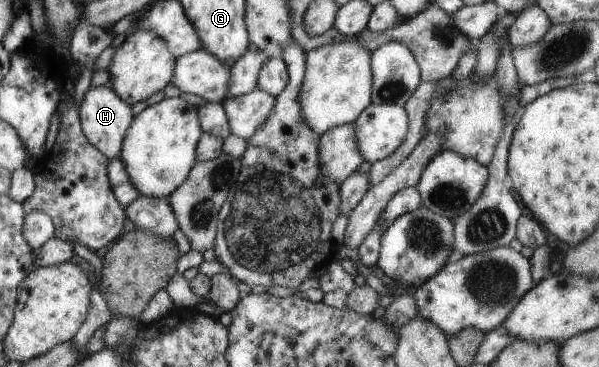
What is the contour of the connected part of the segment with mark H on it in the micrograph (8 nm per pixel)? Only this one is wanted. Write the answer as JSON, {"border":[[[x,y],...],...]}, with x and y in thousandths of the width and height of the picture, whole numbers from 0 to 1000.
{"border":[[[170,223],[167,232],[155,232],[145,243],[130,305],[135,322],[137,360],[149,390],[182,433],[199,433],[205,379],[209,379],[212,351],[224,324],[220,286],[209,281],[205,270],[199,270],[199,259],[189,248],[189,240]]]}

